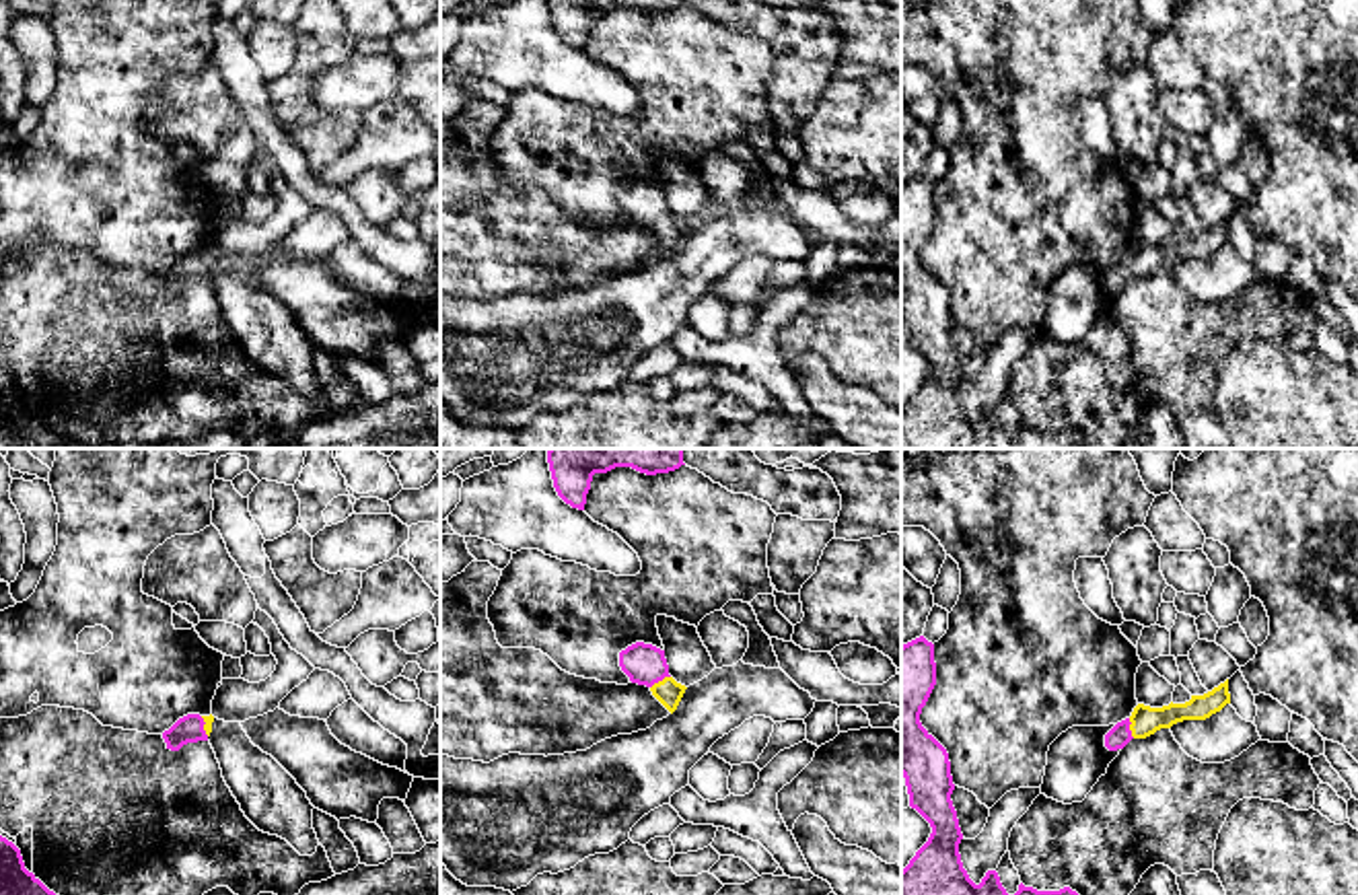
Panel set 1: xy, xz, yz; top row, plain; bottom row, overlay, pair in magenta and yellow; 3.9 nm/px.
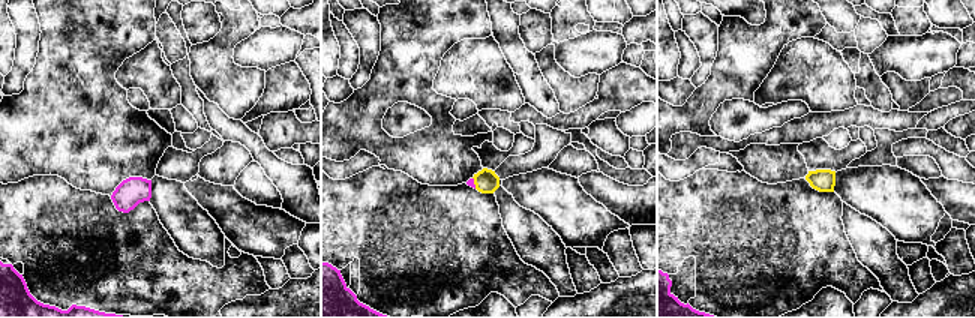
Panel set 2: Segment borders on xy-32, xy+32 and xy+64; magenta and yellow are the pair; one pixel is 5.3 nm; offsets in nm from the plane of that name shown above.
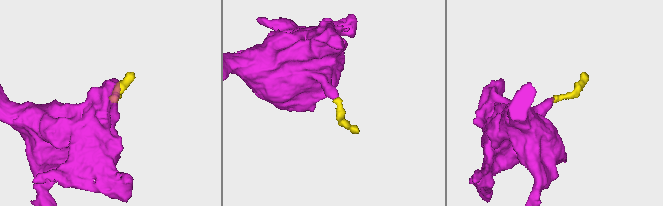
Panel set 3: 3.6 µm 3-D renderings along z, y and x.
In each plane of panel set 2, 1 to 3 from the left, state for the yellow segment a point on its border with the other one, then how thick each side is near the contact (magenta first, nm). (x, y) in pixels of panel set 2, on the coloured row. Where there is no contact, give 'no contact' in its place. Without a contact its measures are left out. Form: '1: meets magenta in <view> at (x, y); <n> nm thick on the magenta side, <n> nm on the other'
1: no contact
2: meets magenta in xy+32 at (473, 183); 40 nm thick on the magenta side, 130 nm on the other
3: no contact

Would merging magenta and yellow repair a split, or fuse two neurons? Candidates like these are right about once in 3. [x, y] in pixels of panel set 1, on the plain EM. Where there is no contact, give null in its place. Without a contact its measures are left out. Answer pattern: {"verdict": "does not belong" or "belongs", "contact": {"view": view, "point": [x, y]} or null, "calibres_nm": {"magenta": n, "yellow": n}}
{"verdict": "belongs", "contact": {"view": "xz", "point": [659, 219]}, "calibres_nm": {"magenta": 160, "yellow": 100}}

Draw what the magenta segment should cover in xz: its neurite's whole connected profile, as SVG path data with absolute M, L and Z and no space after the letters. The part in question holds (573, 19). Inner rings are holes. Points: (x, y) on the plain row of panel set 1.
M547 0L558 35L572 47L584 49L586 33L595 12L615 6L632 6L646 14L669 12L683 0Z

